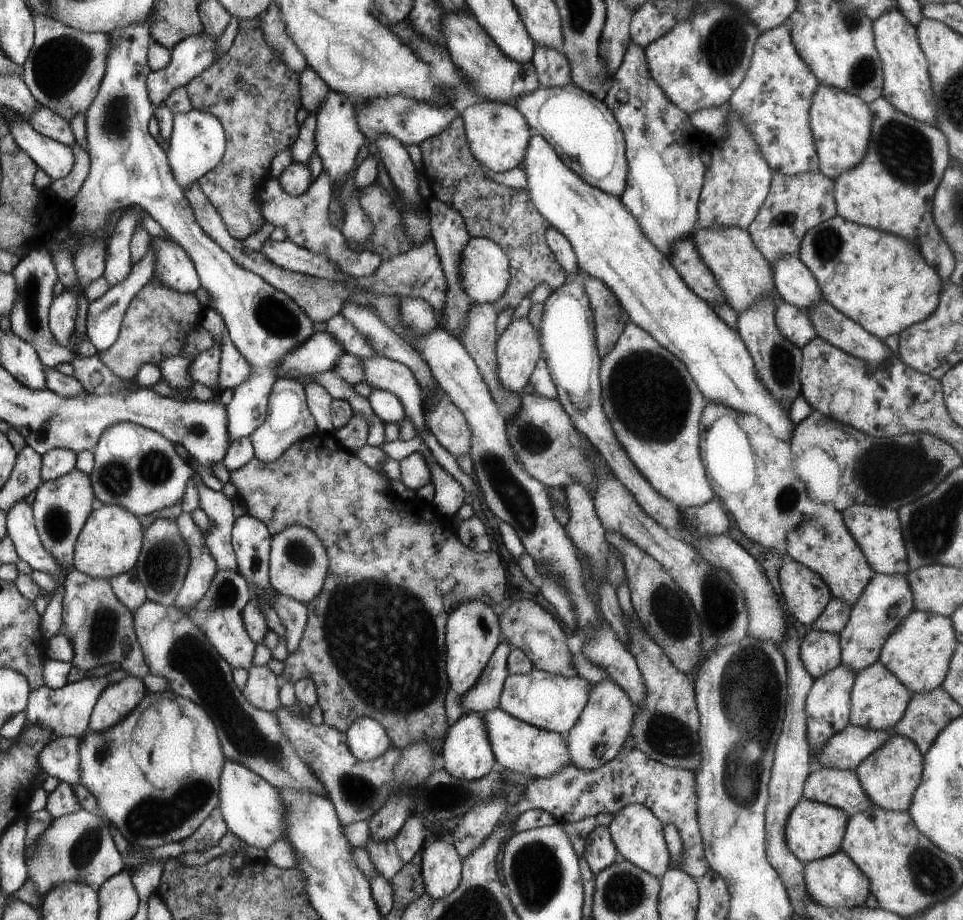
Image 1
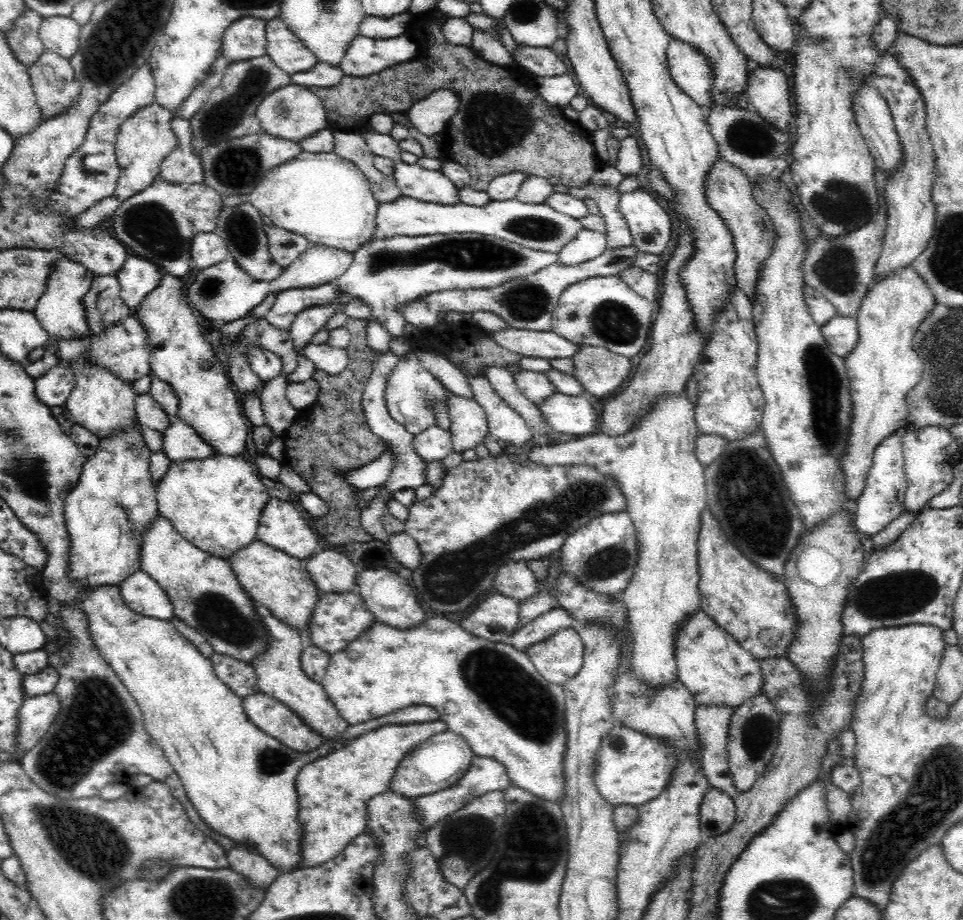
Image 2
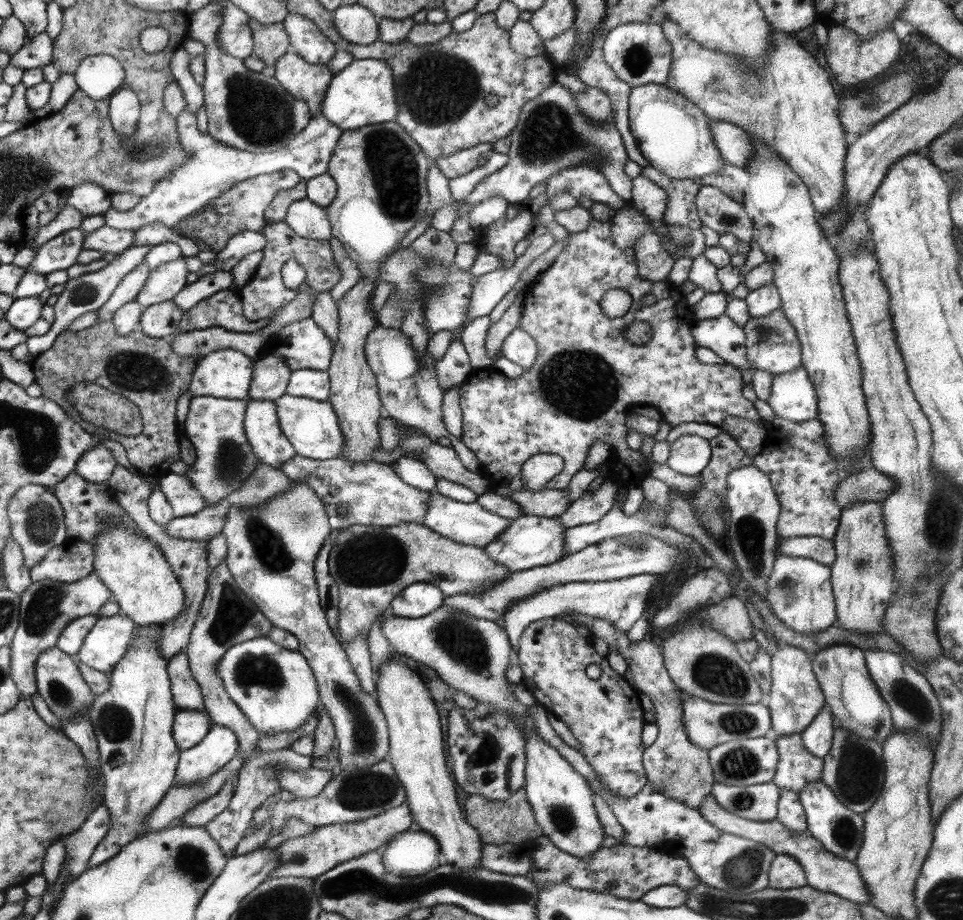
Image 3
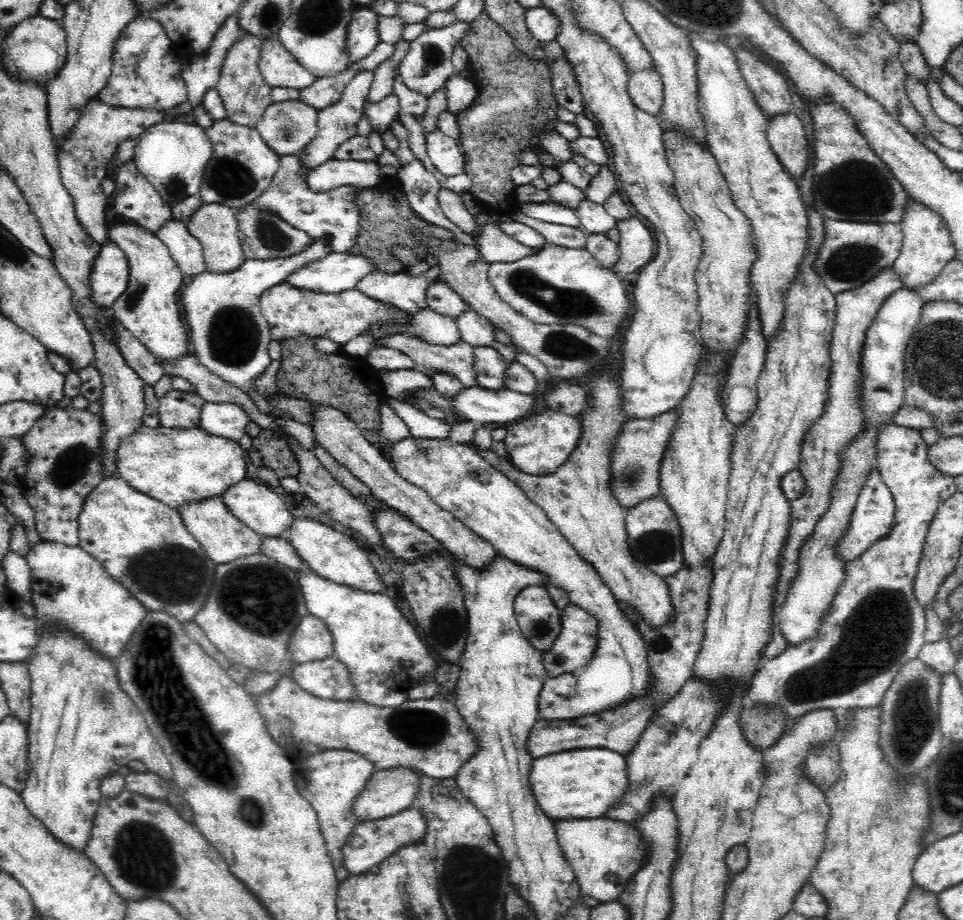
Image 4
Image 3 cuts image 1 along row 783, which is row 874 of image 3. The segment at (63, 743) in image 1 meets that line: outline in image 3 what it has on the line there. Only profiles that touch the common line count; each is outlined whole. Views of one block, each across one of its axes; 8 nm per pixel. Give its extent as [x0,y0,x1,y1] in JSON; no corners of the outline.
[59,806,109,882]

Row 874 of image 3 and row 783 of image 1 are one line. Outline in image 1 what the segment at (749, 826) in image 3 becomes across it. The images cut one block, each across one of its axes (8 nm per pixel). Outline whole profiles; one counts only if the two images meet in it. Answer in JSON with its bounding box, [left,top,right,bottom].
[803,766,871,818]

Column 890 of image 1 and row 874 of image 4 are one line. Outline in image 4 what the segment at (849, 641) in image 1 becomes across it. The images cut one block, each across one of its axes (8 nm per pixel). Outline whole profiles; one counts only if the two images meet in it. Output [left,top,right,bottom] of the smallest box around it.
[556,818,648,904]

